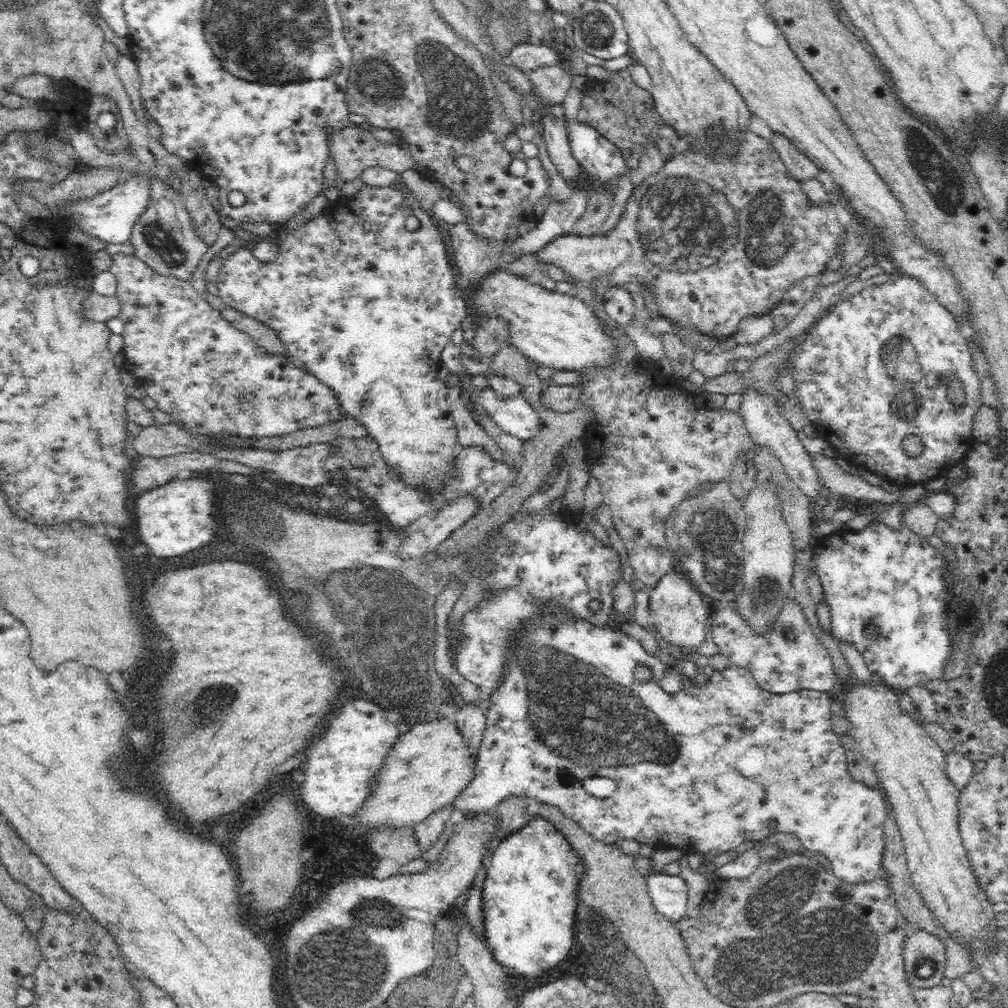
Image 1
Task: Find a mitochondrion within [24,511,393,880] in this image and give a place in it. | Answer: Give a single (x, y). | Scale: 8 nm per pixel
(219, 699)

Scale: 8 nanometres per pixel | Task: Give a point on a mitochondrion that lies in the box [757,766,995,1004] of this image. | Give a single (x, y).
(925, 966)

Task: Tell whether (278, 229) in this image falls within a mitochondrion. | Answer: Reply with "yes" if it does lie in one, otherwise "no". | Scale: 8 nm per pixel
no

